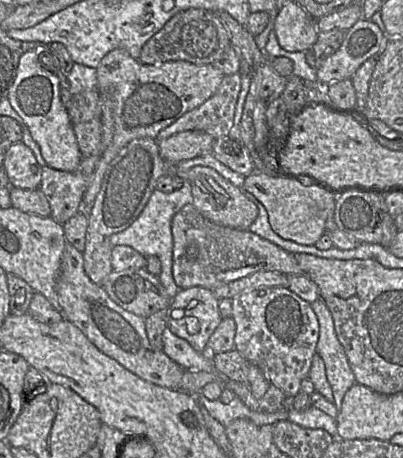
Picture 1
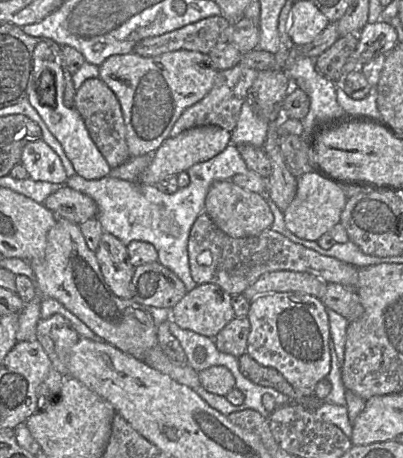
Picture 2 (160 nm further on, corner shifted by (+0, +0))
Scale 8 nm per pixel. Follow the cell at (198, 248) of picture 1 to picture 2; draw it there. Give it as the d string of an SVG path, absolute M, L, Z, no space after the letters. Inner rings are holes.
M205 211L196 218L191 227L187 249L190 272L195 283L197 285L216 284L231 296L242 294L263 274L280 270L309 273L326 283L338 283L353 288L358 280L357 267L336 258L321 255L271 229L254 236L231 237L217 228ZM202 251L209 251L212 255L210 265L197 263L197 257Z

